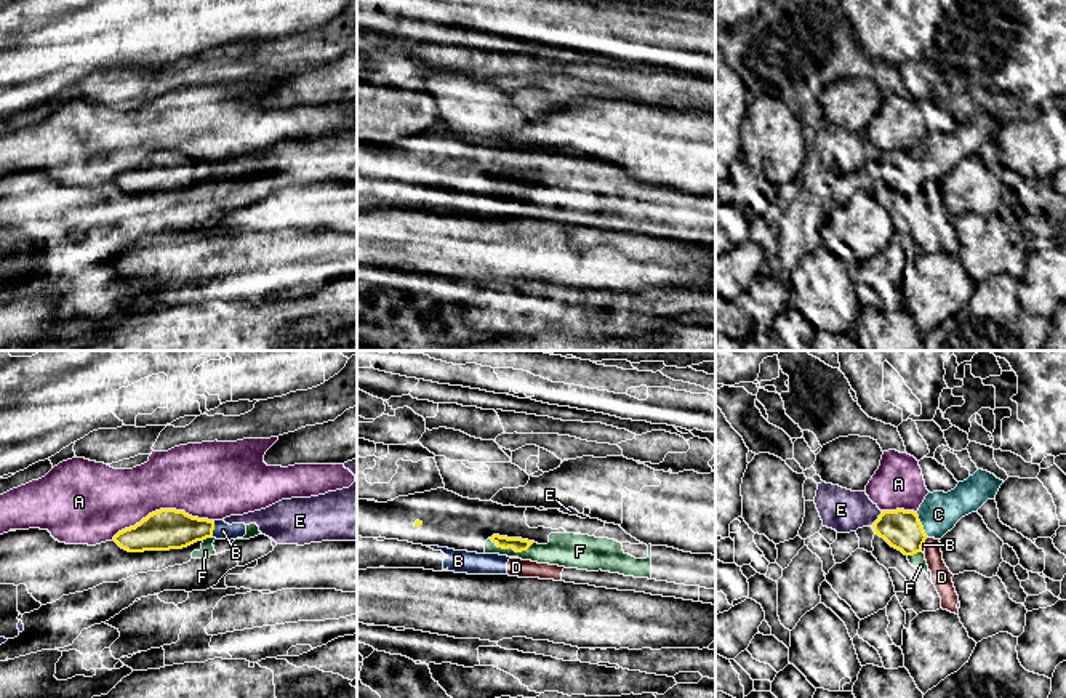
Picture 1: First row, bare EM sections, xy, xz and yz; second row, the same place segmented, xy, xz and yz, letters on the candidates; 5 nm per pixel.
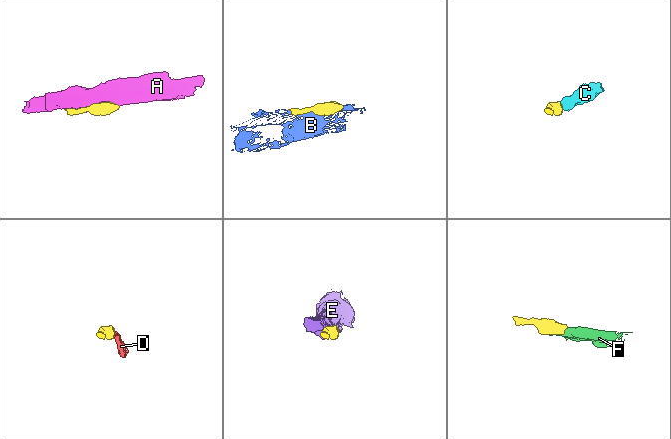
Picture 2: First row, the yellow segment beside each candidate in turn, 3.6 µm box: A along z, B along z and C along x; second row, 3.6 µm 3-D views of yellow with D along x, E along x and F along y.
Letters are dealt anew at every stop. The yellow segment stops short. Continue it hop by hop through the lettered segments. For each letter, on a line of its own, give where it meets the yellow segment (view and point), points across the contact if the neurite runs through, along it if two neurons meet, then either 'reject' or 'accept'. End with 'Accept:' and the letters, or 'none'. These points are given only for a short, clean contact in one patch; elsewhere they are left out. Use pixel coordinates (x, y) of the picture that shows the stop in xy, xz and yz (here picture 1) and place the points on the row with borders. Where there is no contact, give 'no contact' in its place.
A: meets yellow in xy at (160, 509); reject
B: meets yellow in xy at (213, 529); reject
C: meets yellow in yz at (921, 524); runs through yz (901, 529), (913, 529), (921, 524), (938, 514); accept
D: meets yellow in yz at (924, 541); border along yz (927, 538), (922, 543); reject
E: meets yellow in yz at (877, 519); border along yz (882, 511), (871, 525); reject
F: meets yellow in xz at (511, 546); border along xz (488, 538), (498, 546), (516, 551), (525, 551), (533, 543); reject
Accept: C

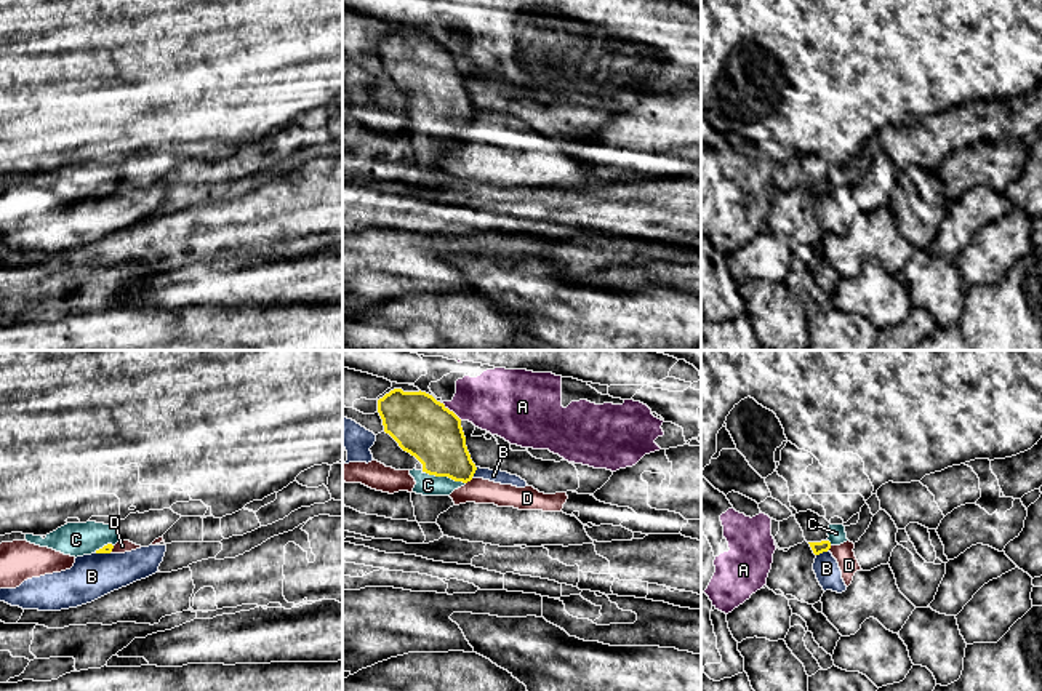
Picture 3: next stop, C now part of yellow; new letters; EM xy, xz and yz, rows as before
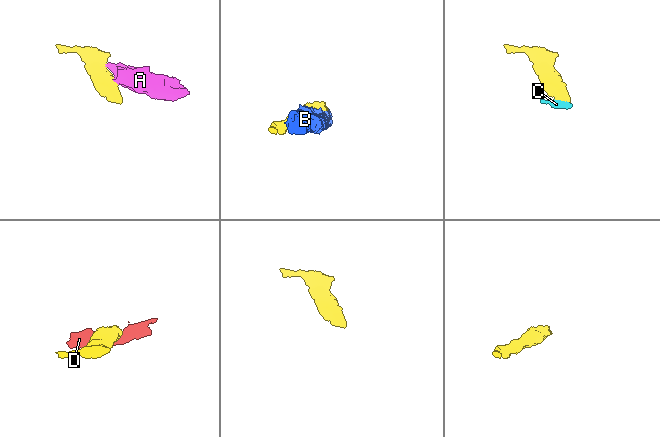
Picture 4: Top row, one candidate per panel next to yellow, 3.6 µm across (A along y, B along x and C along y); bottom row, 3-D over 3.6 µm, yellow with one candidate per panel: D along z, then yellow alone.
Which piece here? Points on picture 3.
A: meets yellow in xz at (452, 411); reject
B: meets yellow in yz at (821, 552); reject
C: meets yellow in xz at (444, 475); runs through xz (426, 429), (442, 450), (444, 475), (428, 485); accept
D: meets yellow in xz at (469, 480); border along xz (472, 479), (466, 483); reject
Accept: C

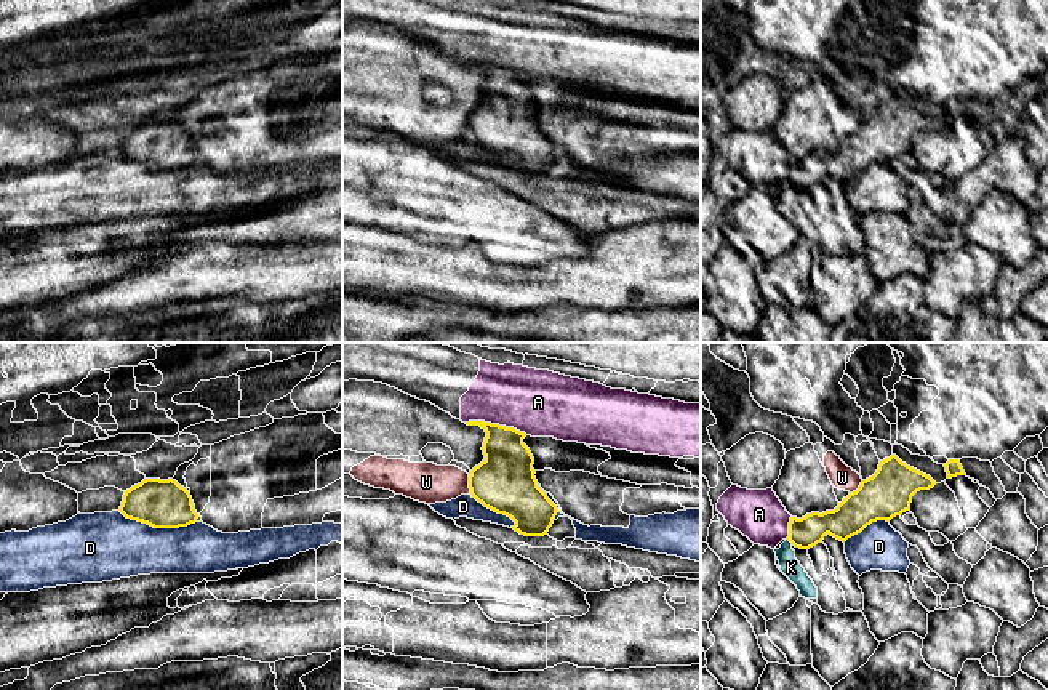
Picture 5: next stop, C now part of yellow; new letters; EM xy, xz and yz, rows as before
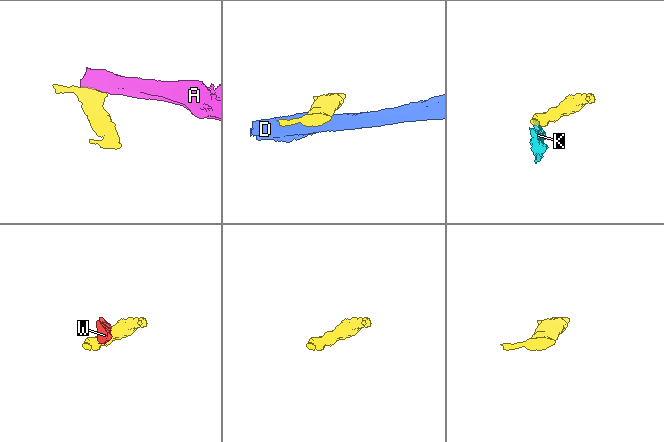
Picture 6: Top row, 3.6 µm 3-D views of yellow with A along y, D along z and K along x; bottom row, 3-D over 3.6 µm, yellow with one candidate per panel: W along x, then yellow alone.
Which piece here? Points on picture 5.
A: meets yellow in xz at (496, 425); border along xz (466, 421), (498, 423), (527, 434); reject
D: meets yellow in xy at (157, 527); border along xy (119, 509), (127, 517), (154, 527), (186, 527), (196, 522); reject
K: meets yellow in yz at (791, 541); border along yz (788, 538), (792, 543); reject
W: meets yellow in xz at (469, 485); border along xz (468, 476), (471, 493); reject
Accept: none

